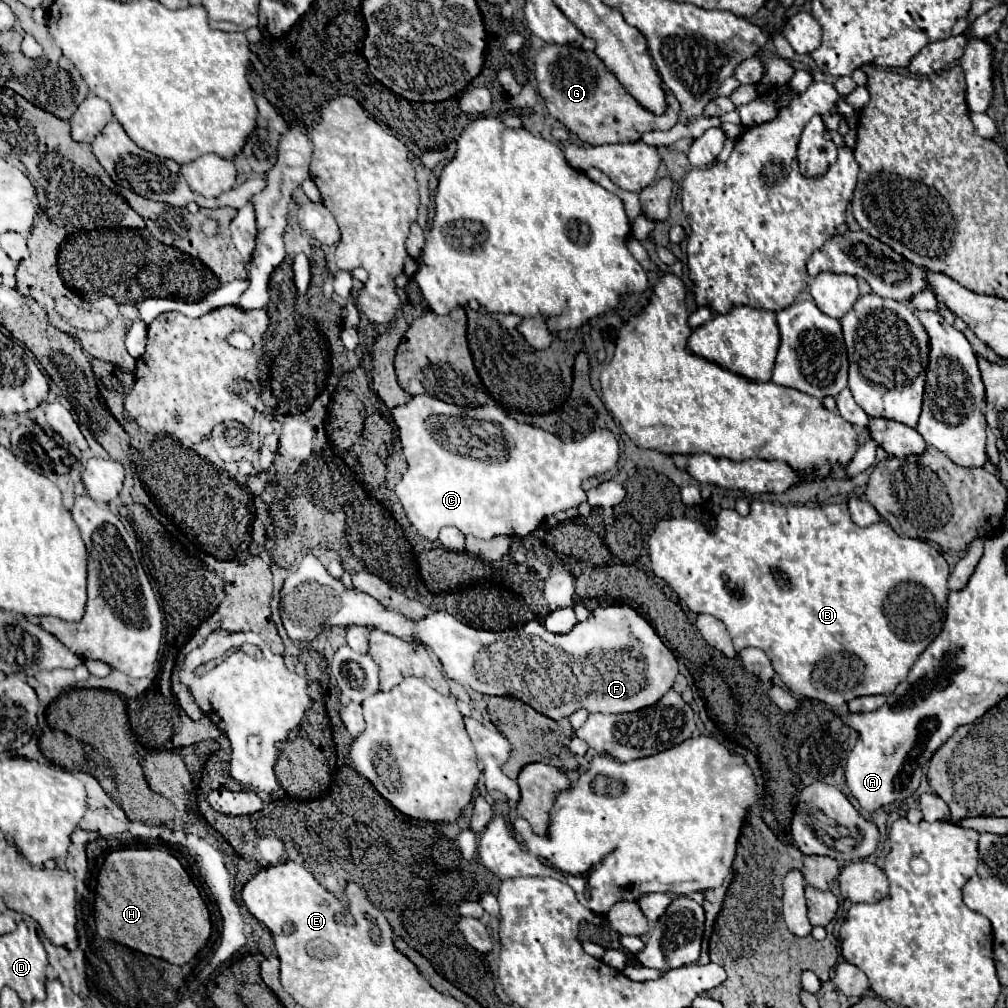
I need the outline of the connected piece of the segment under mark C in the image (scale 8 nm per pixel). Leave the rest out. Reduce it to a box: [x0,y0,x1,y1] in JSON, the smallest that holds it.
[391,393,619,541]

